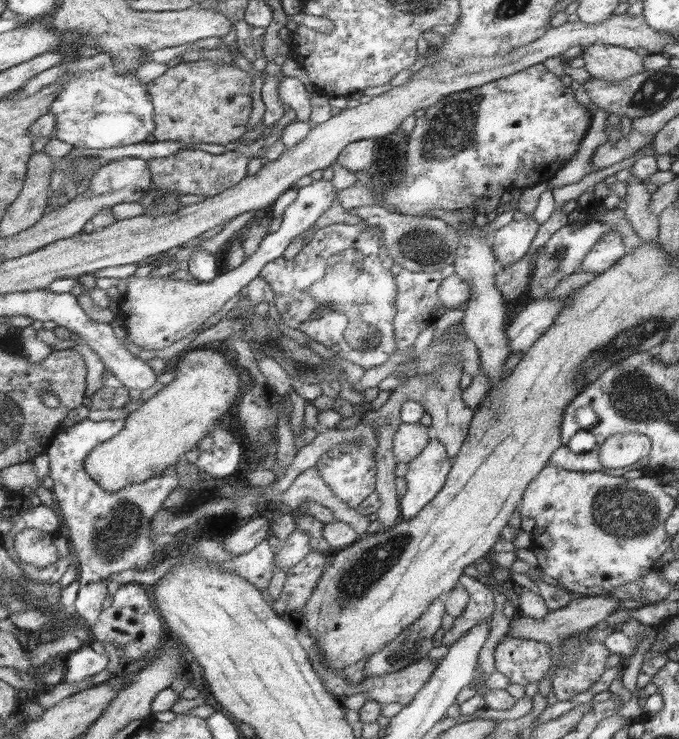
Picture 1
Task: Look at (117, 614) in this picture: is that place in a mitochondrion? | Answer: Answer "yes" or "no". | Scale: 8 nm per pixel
no

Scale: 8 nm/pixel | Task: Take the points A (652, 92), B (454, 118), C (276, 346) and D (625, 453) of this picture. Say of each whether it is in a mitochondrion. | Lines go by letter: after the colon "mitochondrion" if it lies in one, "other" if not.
A: mitochondrion
B: mitochondrion
C: mitochondrion
D: other

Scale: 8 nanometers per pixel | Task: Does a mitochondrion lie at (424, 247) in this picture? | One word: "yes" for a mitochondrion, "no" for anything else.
yes

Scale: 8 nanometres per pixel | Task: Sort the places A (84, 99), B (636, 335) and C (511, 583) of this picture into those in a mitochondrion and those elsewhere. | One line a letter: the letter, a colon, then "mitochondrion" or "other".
A: mitochondrion
B: mitochondrion
C: other

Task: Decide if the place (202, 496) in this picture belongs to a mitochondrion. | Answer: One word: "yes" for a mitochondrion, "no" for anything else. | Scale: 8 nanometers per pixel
yes

